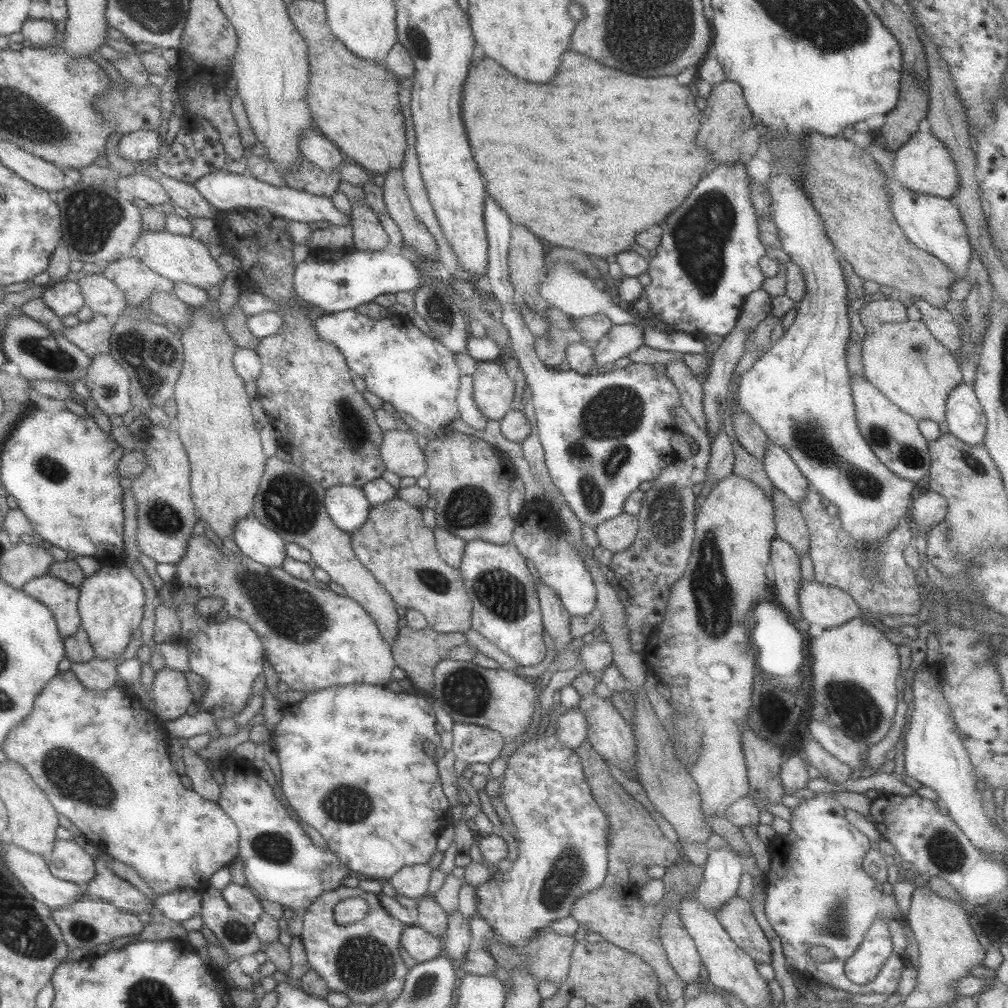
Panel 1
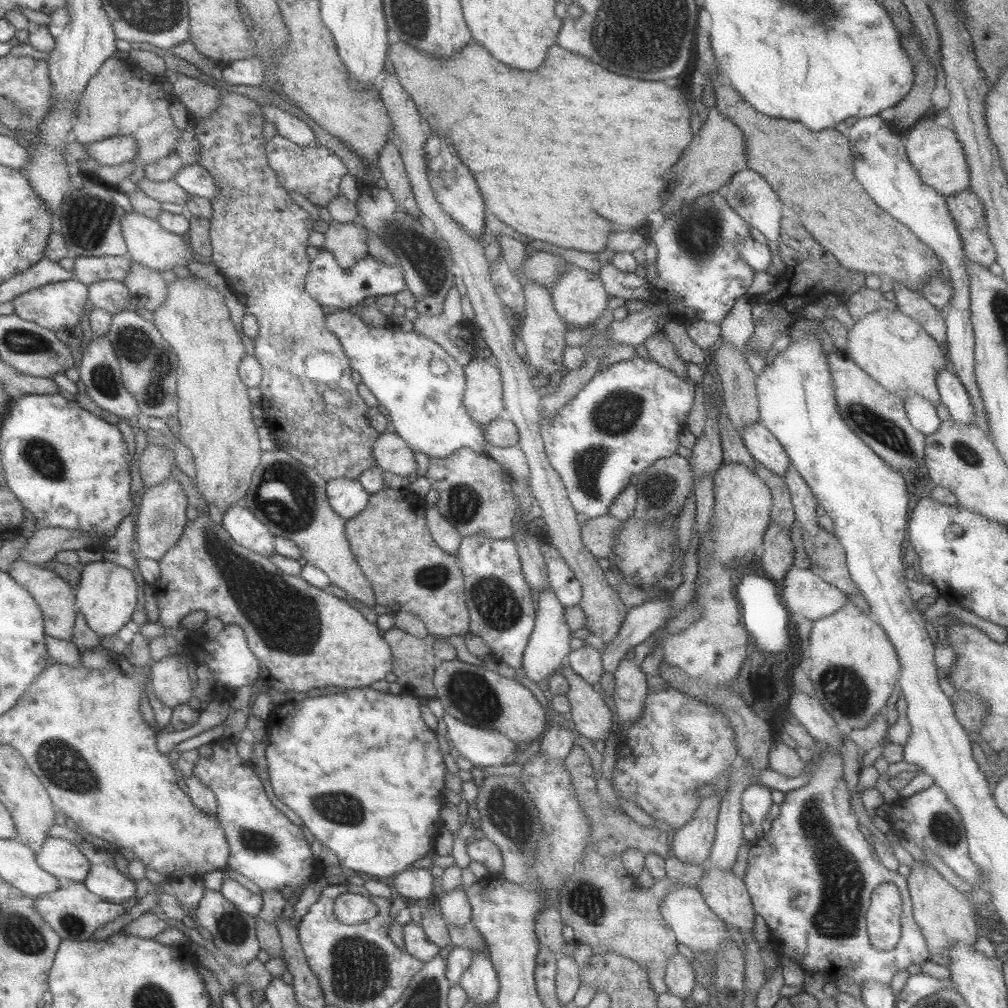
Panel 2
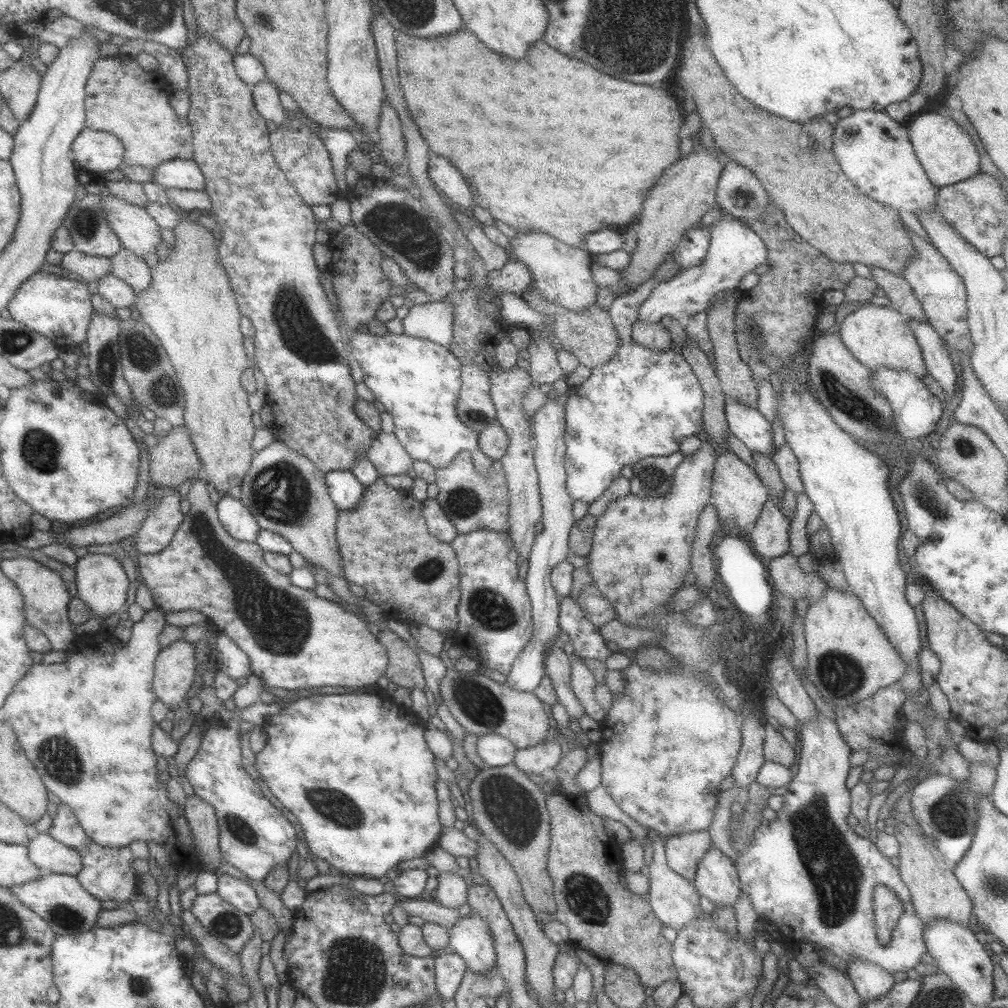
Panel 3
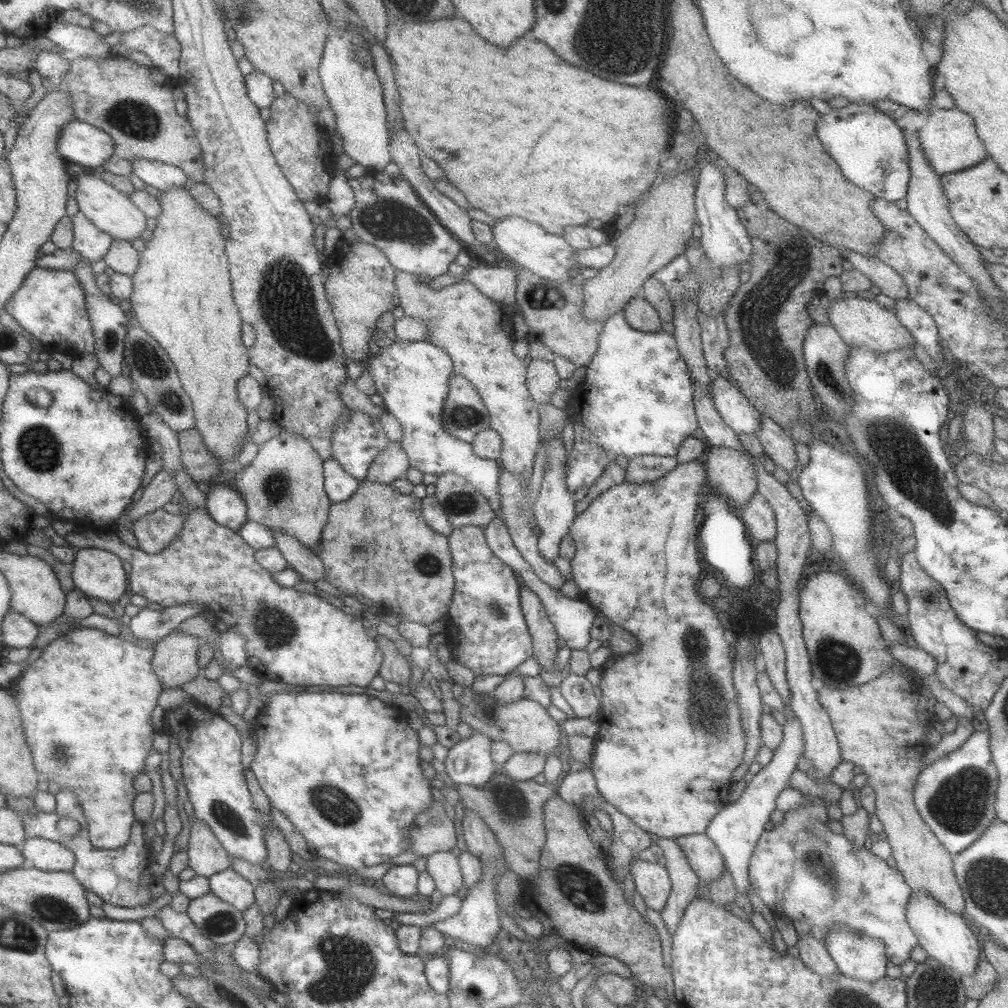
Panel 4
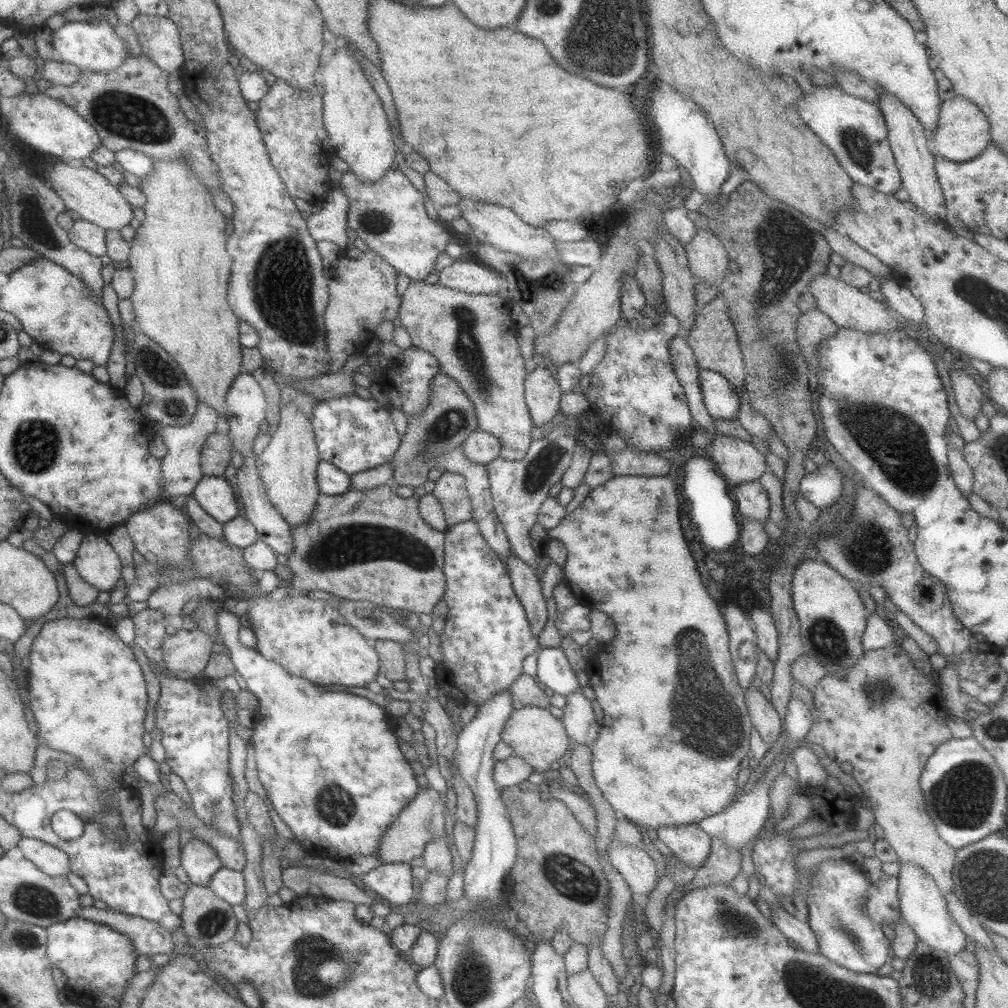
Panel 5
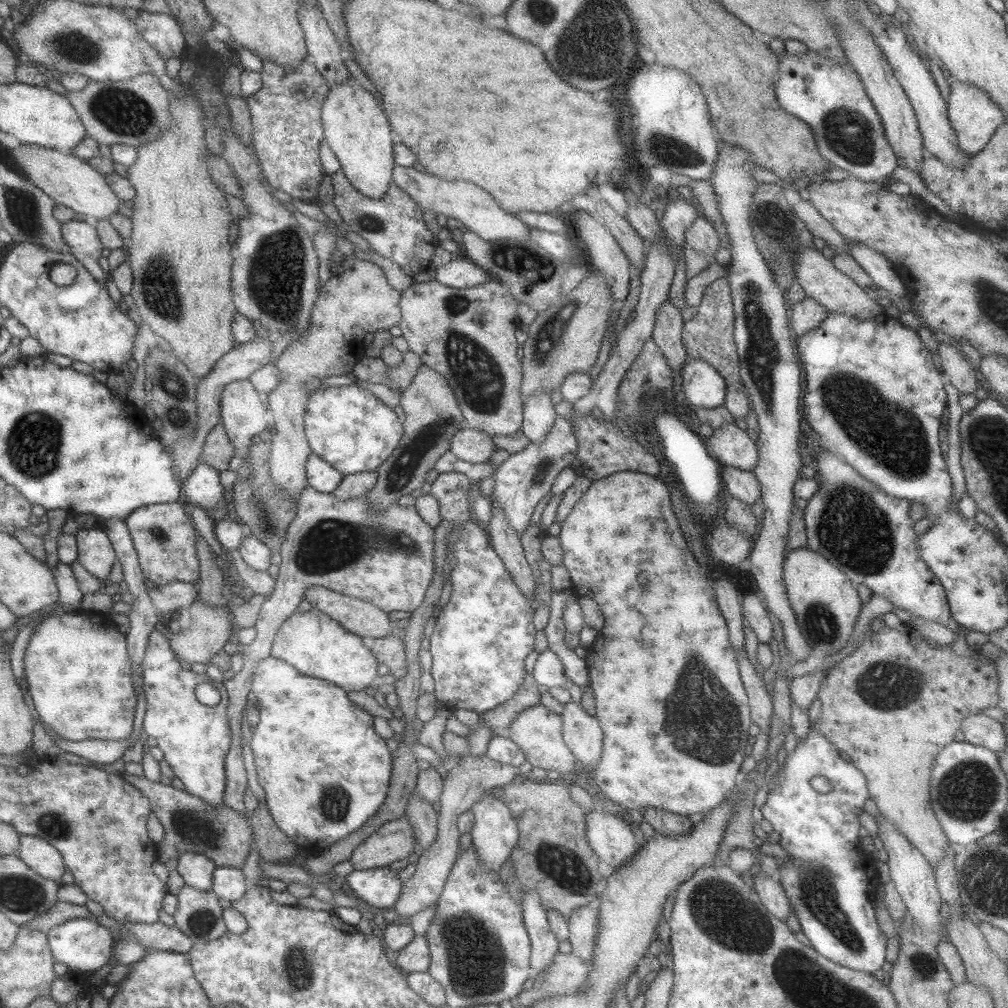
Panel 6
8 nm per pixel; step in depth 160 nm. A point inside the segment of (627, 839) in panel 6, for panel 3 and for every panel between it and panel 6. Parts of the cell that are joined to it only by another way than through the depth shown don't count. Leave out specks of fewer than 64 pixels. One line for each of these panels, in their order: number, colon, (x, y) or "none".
3: (674, 899)
4: (652, 880)
5: (638, 868)

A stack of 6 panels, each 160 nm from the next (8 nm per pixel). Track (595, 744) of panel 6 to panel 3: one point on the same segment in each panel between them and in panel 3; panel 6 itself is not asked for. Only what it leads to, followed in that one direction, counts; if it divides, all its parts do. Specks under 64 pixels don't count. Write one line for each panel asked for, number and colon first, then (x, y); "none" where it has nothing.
3: (583, 681)
4: (577, 689)
5: (581, 726)

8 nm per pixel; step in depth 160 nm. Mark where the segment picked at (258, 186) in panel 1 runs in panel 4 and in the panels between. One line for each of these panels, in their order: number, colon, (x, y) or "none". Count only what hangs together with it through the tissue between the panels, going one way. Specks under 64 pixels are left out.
2: (193, 178)
3: (178, 173)
4: (158, 176)

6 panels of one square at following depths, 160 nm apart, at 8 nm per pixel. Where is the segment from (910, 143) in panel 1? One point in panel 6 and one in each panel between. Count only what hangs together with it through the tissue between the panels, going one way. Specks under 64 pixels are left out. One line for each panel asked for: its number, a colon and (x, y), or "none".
2: (935, 151)
3: (944, 149)
4: (949, 138)
5: (963, 132)
6: (975, 118)

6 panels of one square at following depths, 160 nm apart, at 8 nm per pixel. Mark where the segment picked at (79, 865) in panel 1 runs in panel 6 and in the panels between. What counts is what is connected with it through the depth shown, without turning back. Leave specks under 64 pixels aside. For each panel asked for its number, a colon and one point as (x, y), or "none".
2: (60, 857)
3: (51, 856)
4: (47, 855)
5: (51, 860)
6: (40, 855)

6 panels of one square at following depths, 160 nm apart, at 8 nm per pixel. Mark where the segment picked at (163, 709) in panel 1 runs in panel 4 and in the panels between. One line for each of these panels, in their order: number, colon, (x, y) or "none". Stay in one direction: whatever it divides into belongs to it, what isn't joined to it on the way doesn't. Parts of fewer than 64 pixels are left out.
2: (172, 686)
3: (175, 670)
4: (175, 661)

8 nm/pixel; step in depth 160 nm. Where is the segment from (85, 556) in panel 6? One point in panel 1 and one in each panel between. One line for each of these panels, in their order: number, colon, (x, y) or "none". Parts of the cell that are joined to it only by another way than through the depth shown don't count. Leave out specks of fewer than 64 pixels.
1: (111, 601)
2: (107, 596)
3: (102, 583)
4: (98, 573)
5: (97, 563)

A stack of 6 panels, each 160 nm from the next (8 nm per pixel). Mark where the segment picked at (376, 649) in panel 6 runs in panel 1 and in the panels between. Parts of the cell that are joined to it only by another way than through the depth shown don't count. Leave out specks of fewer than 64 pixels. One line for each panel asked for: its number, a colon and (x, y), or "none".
1: (417, 652)
2: (414, 662)
3: (404, 669)
4: (395, 667)
5: (391, 653)

